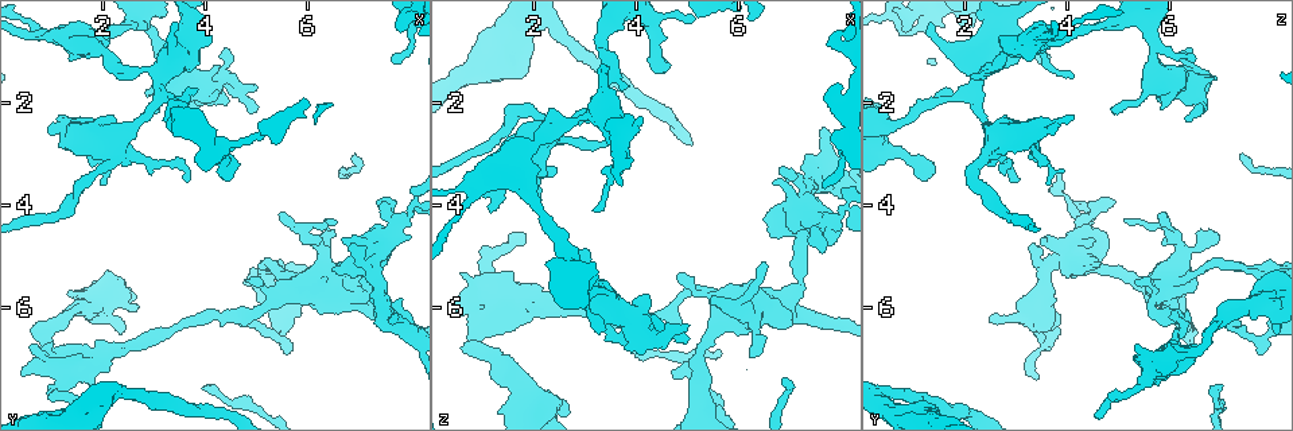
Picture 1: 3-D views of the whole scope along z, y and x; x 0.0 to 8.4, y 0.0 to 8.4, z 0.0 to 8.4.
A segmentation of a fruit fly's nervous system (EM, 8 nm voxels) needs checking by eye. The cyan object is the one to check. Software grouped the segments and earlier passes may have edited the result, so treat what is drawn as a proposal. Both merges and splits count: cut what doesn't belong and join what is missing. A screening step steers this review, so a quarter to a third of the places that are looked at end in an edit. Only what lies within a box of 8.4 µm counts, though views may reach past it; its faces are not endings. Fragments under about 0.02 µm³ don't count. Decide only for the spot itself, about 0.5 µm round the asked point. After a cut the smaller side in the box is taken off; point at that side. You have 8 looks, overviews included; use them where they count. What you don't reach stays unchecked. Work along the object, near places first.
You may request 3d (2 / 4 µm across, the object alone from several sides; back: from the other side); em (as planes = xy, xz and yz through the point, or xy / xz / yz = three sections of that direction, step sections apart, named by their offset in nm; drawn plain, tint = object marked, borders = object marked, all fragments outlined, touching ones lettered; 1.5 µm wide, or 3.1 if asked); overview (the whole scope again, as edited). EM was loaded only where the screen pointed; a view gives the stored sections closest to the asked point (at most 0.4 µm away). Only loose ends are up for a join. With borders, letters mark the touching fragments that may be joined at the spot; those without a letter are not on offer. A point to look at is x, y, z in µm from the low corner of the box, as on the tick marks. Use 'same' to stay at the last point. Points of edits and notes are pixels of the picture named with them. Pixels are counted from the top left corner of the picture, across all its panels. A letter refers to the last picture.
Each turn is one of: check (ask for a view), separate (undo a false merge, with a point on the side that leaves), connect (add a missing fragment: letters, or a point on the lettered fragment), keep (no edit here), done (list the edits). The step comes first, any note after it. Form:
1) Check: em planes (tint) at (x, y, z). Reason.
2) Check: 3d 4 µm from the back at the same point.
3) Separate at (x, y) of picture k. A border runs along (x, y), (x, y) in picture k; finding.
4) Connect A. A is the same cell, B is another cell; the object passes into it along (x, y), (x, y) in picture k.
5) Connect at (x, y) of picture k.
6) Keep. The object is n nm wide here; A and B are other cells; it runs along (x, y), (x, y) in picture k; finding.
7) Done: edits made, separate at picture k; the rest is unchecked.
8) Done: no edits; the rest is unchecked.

Check: 3d 4 µm at (2.85, 2.10, 4.95). Free end.

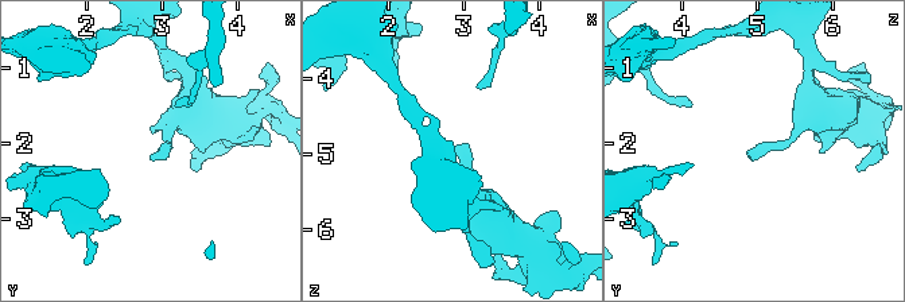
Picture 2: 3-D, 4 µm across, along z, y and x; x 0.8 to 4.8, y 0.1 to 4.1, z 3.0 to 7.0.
Check: em planes (borders) at (2.85, 2.15, 4.95).

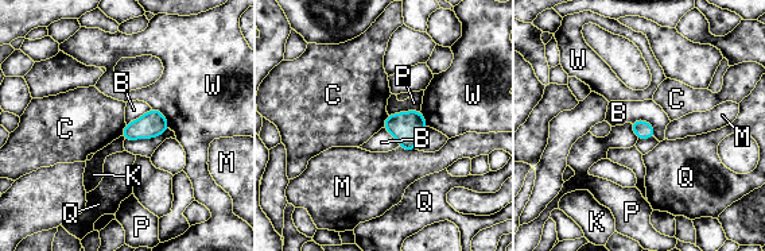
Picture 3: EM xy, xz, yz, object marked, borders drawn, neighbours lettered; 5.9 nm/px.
Keep. B, C, K, M, P, Q and W are other cells; a border runs along (388, 115), (381, 127) in picture 3; no lettered fragment goes on from it.

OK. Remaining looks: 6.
Check: 3d 4 µm from the back at (3.30, 1.20, 6.45). Thin end.

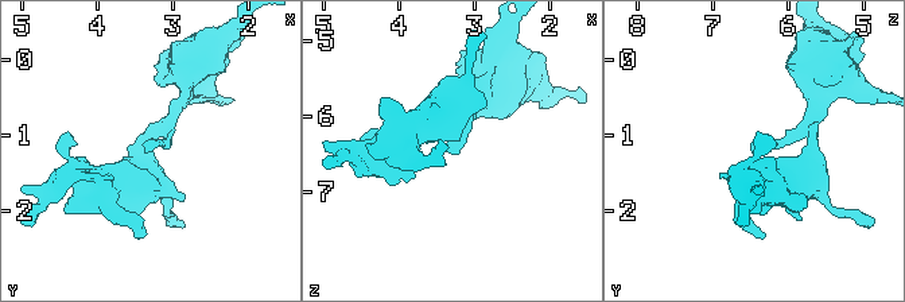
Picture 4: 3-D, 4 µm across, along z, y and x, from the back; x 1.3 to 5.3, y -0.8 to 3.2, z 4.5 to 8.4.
Check: em planes (borders) at (3.25, 1.20, 6.40). Now the EM.

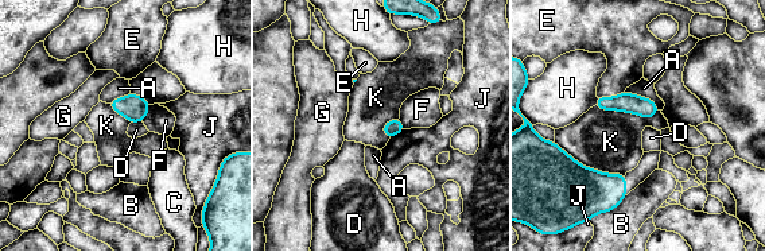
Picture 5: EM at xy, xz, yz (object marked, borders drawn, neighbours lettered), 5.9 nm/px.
Keep. A, B, C, D, E, F, G, H, J and K are other cells; it runs along (598, 103), (630, 103), (653, 109) in picture 5; none of them fits.

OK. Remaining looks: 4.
Check: em xz step 4 (tint) at (3.05, 1.30, 2.25). Abrupt turn.

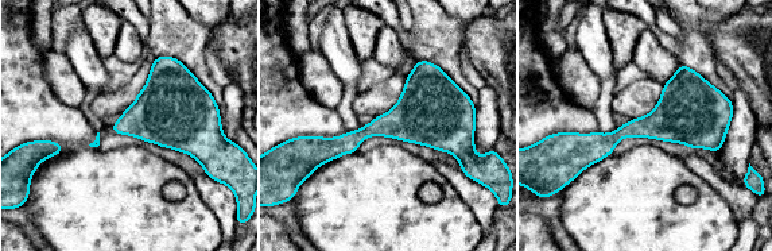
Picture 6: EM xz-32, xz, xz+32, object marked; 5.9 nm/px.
Check: em xz step 4 (borders) at the same point. What lies round it.

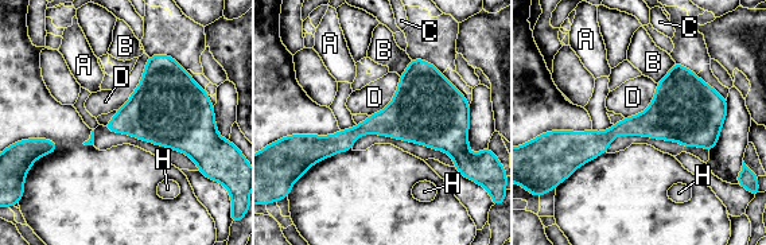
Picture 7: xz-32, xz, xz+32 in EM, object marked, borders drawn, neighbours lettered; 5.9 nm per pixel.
Keep. A, B, C, D and H are other cells; a border runs along (148, 57), (142, 81), (117, 111) in picture 7; continuous, no second cell.

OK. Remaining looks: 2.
Done: no edits; the rest is unchecked.

